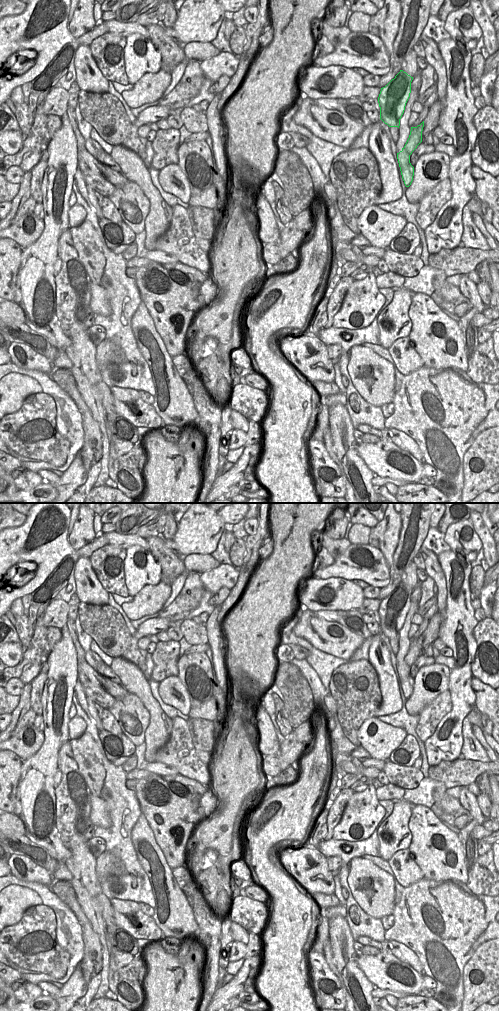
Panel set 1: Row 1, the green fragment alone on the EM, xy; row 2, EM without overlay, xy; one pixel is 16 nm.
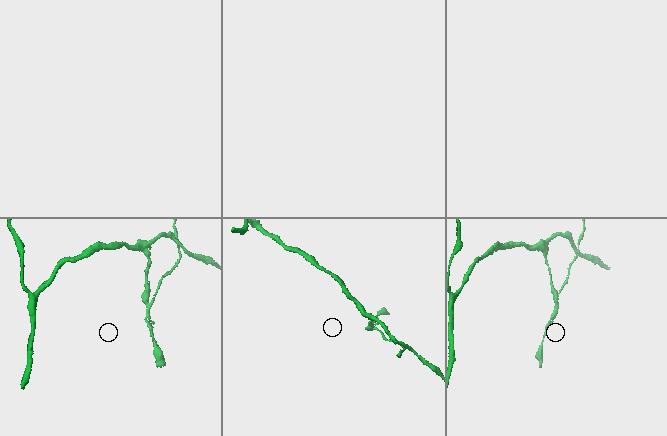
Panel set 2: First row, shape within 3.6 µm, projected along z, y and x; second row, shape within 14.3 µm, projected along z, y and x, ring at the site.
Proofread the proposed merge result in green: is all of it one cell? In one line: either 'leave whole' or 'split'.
split

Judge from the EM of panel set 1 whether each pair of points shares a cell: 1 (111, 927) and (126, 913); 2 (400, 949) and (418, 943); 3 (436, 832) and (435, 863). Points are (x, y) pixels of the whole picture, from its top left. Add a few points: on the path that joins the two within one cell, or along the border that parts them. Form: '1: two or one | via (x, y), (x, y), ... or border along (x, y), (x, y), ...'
1: two | border along (109, 900), (117, 927)
2: two | border along (385, 939), (396, 940), (406, 945), (422, 964)
3: one | via (430, 838), (428, 846), (435, 855)

